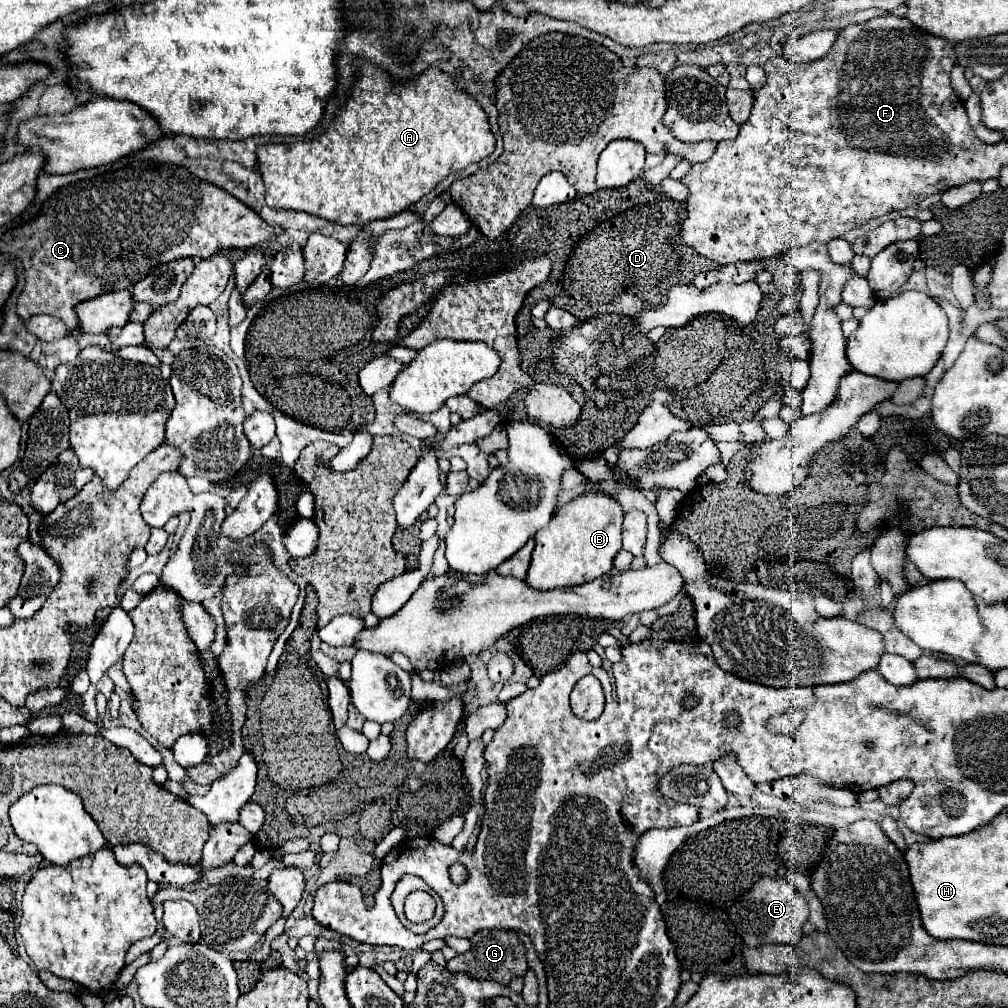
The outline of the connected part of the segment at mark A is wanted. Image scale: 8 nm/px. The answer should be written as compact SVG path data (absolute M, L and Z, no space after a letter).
M371 64L357 66L361 68L361 78L349 102L341 108L325 134L311 142L259 146L257 160L265 182L267 206L301 210L343 226L369 224L409 210L443 178L493 154L495 136L487 112L439 68L429 68L415 82L397 86Z

